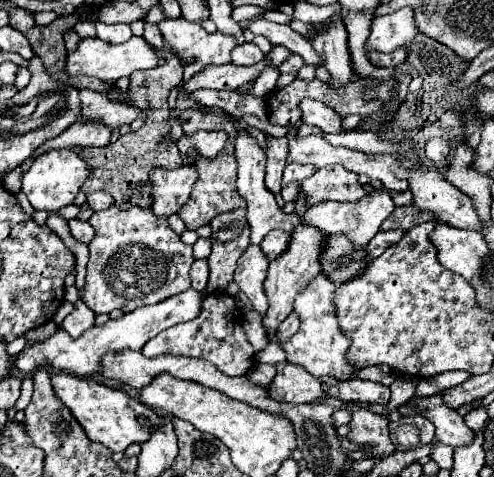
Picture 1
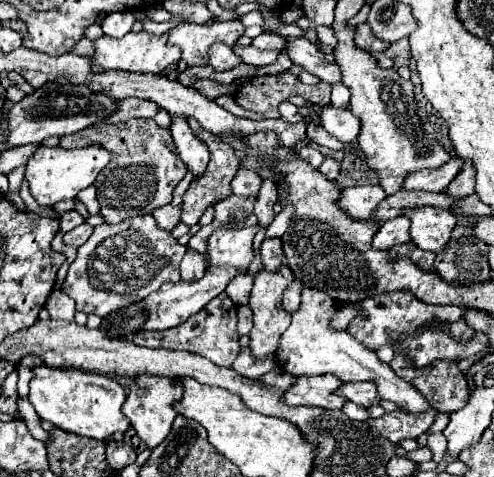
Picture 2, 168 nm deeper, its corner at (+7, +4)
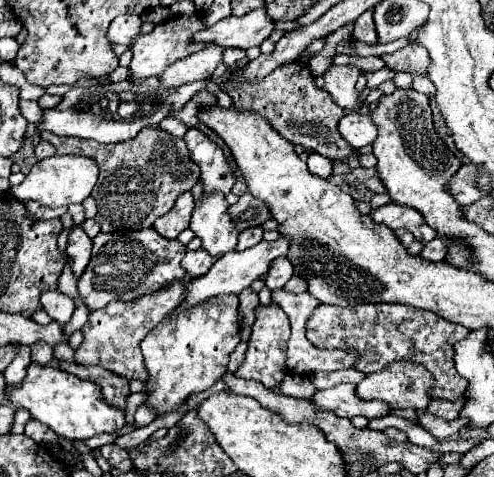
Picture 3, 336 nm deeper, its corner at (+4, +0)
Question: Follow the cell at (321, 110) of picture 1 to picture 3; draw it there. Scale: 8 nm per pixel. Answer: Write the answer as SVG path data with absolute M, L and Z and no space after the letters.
M345 114L339 122L339 132L355 150L373 144L373 140L379 134L373 120L365 114Z

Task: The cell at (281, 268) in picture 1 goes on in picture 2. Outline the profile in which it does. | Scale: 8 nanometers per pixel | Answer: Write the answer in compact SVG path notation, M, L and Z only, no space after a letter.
M280 264L276 272L268 272L262 268L260 272L254 274L254 286L248 304L254 312L254 328L250 330L248 336L250 336L250 350L256 358L264 358L266 354L272 354L278 346L278 338L290 326L290 314L282 310L282 294L292 282L294 282L294 272L288 264Z

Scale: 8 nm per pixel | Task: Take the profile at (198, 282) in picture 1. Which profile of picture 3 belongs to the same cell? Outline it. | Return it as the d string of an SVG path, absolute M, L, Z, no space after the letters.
M199 248L195 252L187 252L185 254L183 268L187 270L189 276L199 278L199 276L203 276L203 274L207 274L211 270L211 266L215 264L215 260L217 260L217 256L211 256L211 254L207 254L207 250Z

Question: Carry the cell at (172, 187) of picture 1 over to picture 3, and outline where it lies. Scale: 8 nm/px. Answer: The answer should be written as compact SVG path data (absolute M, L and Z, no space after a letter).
M185 192L177 198L175 206L163 214L155 224L153 228L163 236L163 238L169 238L169 240L175 240L185 228L189 228L189 218L191 218L191 206L193 206L193 196L191 192Z

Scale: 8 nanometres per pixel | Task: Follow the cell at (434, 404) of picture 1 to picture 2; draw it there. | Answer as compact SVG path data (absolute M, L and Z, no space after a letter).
M316 288L302 290L302 304L300 310L292 316L292 324L280 336L276 358L280 360L278 366L294 376L316 376L316 374L334 374L342 382L358 382L370 380L378 386L378 394L382 400L394 402L406 414L422 414L434 410L432 404L406 380L398 378L394 370L380 362L376 352L370 352L366 346L360 346L346 330L334 330L330 326L332 316L336 314L336 302L324 292Z

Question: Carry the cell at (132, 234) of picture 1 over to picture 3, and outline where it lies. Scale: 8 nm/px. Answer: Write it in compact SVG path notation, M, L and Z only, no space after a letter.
M121 230L103 234L99 232L93 238L93 256L87 264L87 270L79 278L79 294L89 310L107 306L111 300L135 300L141 294L155 292L165 284L171 284L183 278L187 272L181 266L185 256L185 246L179 240L167 240L151 230Z

